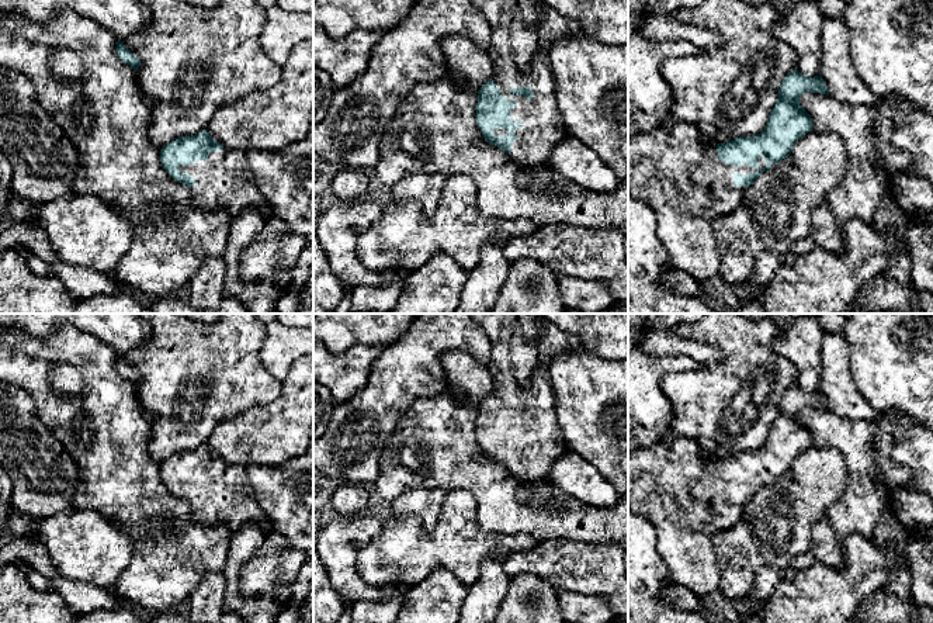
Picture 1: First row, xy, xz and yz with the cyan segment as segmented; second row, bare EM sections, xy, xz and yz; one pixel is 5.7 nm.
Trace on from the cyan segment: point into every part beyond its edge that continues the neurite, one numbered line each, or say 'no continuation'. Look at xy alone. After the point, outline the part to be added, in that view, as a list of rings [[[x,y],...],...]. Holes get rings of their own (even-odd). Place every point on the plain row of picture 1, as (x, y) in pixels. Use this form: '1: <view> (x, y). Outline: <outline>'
1: xy (224, 497). Outline: [[[221,464],[208,470],[207,475],[198,475],[188,481],[178,480],[178,485],[194,492],[195,499],[190,502],[193,516],[205,526],[226,526],[236,532],[244,522],[253,520],[263,533],[270,533],[271,523],[252,492],[246,467]]]

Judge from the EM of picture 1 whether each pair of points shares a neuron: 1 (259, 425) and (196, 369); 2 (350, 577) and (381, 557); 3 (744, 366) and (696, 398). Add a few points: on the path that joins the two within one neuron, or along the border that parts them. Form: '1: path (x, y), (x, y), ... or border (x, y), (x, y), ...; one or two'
1: border (274, 400), (222, 419), (214, 428); two
2: border (371, 542), (356, 571), (385, 587); two
3: path (732, 377), (711, 398), (707, 398); one

